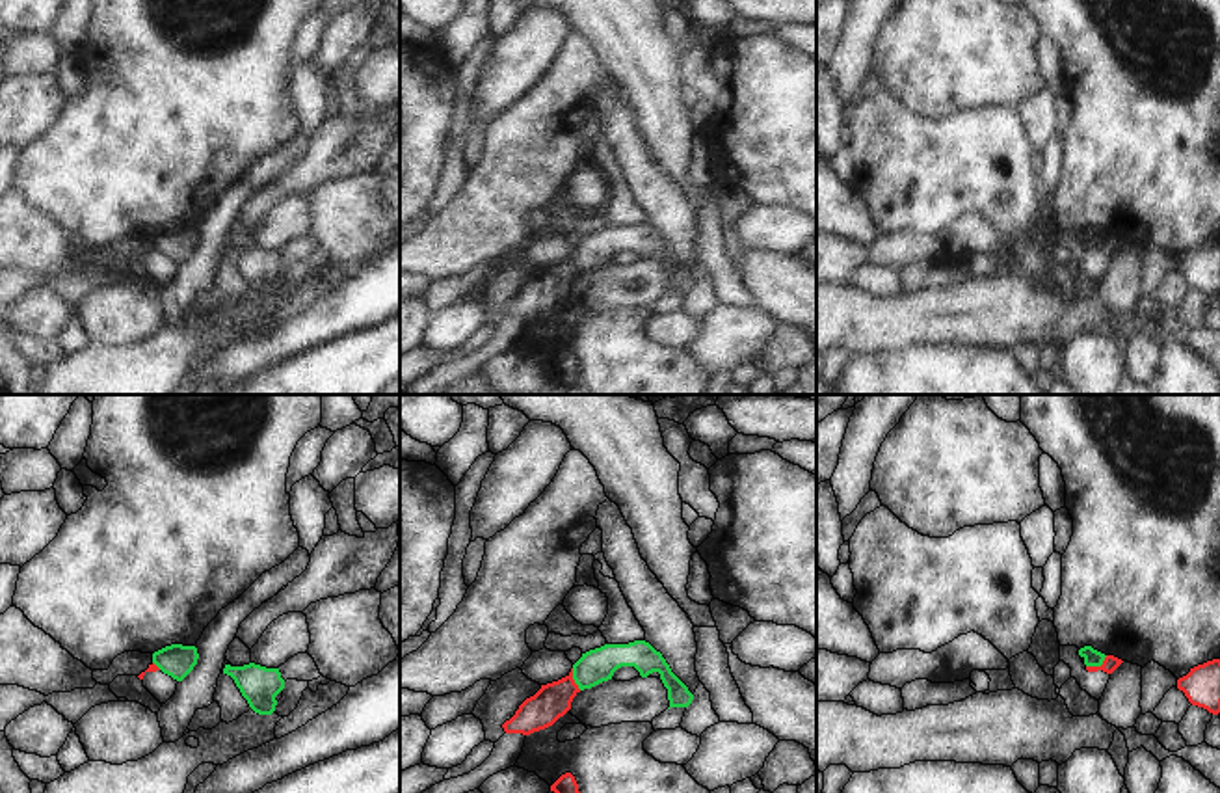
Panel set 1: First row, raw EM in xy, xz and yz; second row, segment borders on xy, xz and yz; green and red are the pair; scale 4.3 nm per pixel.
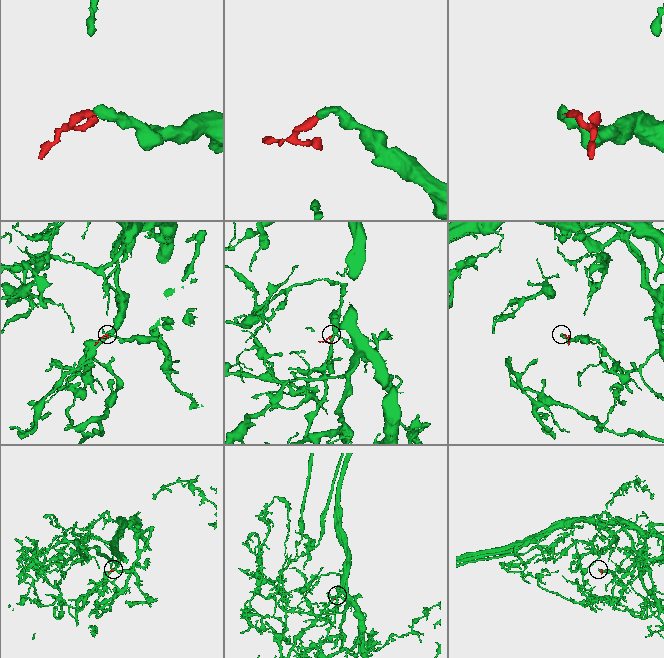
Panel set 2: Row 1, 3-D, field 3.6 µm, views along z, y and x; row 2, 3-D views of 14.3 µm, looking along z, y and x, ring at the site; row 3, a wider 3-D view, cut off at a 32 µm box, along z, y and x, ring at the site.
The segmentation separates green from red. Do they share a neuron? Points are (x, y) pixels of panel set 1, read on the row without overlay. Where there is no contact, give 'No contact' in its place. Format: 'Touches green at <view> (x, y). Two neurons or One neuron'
Touches green at yz (1098, 248). Two neurons

